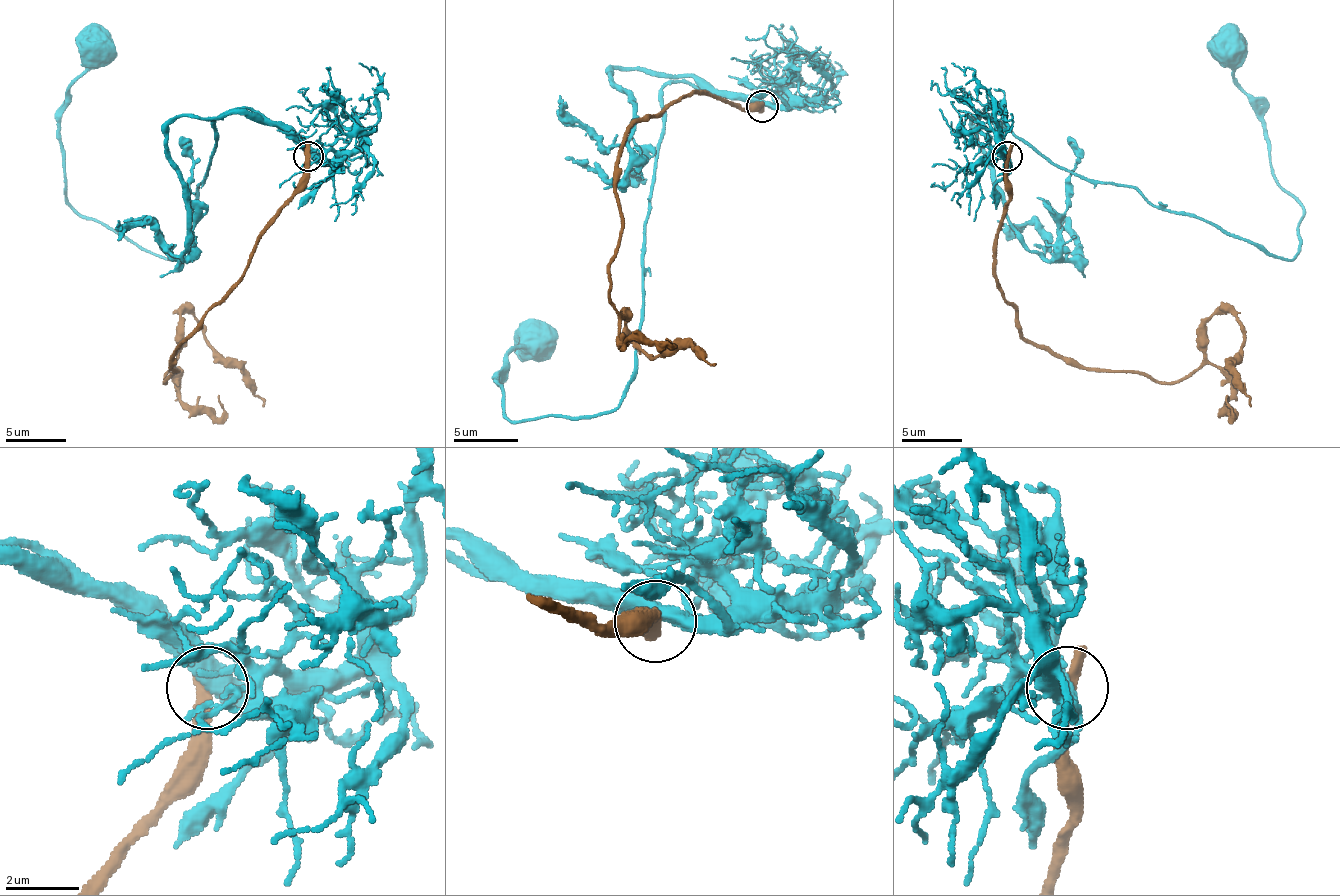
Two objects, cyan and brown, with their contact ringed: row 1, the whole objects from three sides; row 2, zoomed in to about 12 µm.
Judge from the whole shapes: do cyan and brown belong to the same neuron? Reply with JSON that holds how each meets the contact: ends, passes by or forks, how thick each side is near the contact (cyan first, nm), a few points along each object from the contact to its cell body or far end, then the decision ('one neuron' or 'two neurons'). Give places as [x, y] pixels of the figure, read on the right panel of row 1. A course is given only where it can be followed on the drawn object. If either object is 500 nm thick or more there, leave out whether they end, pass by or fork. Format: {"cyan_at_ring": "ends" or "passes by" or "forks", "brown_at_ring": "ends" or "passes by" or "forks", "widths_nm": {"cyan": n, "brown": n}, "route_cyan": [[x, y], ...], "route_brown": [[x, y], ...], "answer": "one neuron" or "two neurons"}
{"cyan_at_ring": "passes by", "brown_at_ring": "ends", "widths_nm": {"cyan": 480, "brown": 480}, "route_cyan": [[1006, 157], [979, 114], [1058, 166], [1289, 260], [1298, 202], [1235, 77], [1229, 23]], "route_brown": [[1006, 157], [994, 275], [1016, 327], [1083, 366], [1180, 382], [1204, 357], [1204, 324], [1229, 312], [1250, 406]], "answer": "two neurons"}

